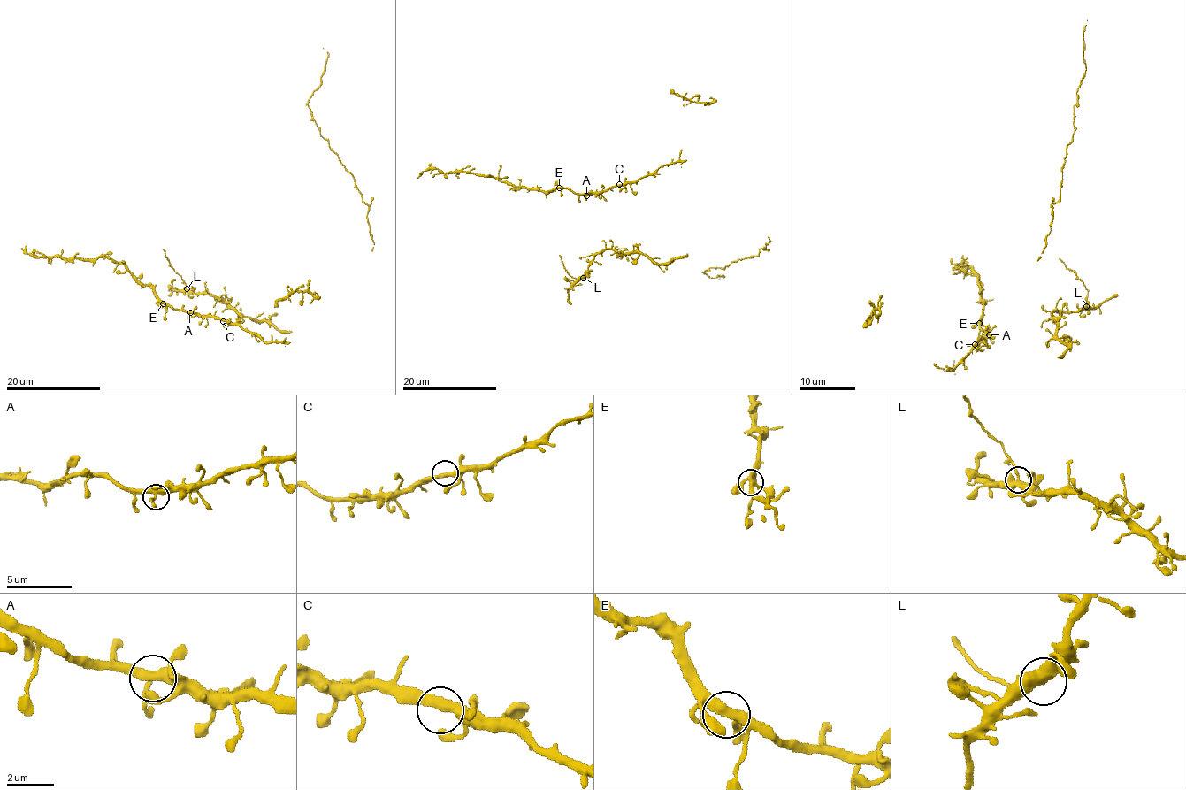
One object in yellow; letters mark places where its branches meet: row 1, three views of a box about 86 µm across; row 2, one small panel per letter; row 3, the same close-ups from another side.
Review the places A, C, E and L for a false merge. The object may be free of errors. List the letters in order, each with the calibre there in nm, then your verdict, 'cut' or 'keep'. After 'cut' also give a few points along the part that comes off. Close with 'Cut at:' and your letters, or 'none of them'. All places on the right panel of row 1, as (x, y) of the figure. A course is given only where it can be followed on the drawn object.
A: calibre 320 nm; keep
C: calibre 400 nm; keep
E: calibre 320 nm; keep
L: calibre 400 nm; cut; course (1086, 306), (1084, 284), (1059, 258)
Cut at: L

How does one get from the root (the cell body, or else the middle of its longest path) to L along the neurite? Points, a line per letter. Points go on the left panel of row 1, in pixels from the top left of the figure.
L: (285, 330), (276, 329), (264, 321), (254, 321), (248, 316), (239, 315), (208, 294), (191, 294), (187, 289)

